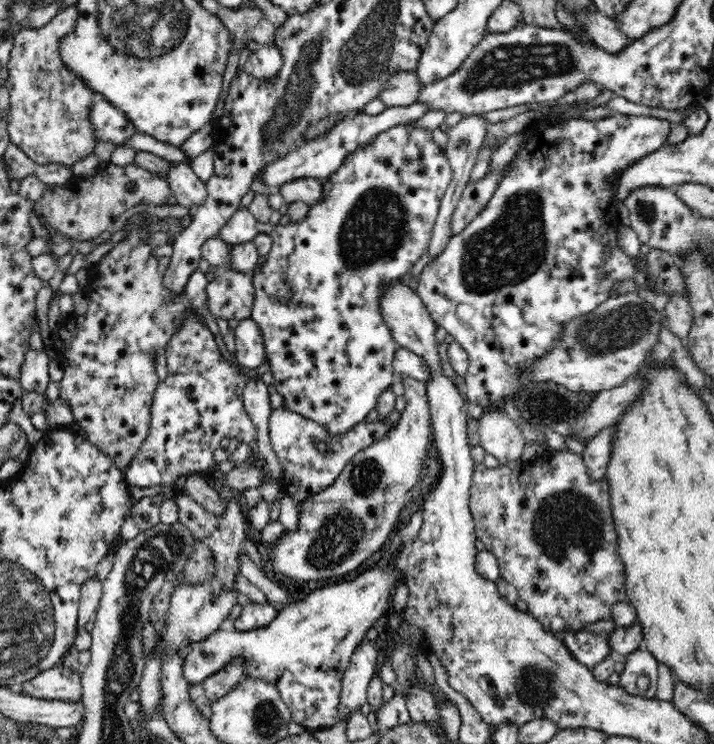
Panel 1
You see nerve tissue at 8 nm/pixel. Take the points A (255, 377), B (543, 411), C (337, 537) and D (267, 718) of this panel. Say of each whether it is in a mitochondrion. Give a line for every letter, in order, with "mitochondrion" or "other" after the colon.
A: other
B: other
C: mitochondrion
D: mitochondrion

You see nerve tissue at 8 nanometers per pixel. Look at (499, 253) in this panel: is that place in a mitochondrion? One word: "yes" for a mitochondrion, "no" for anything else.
yes

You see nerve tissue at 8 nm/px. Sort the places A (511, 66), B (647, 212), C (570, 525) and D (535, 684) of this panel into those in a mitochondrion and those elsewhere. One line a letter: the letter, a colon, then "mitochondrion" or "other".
A: mitochondrion
B: mitochondrion
C: mitochondrion
D: mitochondrion

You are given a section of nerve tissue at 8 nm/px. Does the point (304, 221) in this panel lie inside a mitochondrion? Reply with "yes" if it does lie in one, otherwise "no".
no

